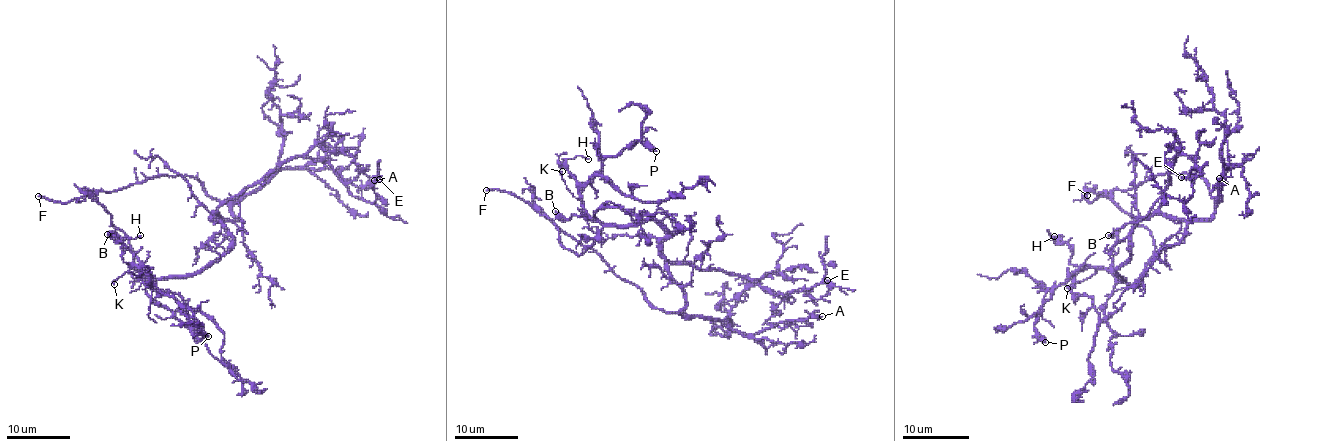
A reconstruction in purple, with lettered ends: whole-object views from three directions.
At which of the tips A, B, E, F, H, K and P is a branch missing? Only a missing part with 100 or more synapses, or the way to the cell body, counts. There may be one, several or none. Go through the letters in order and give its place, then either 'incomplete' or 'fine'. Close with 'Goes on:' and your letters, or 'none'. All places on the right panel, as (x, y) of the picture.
A: place (1219, 178); fine
B: place (1108, 235); fine
E: place (1181, 177); fine
F: place (1087, 195); incomplete
H: place (1054, 236); fine
K: place (1067, 288); fine
P: place (1045, 342); fine
Goes on: F

